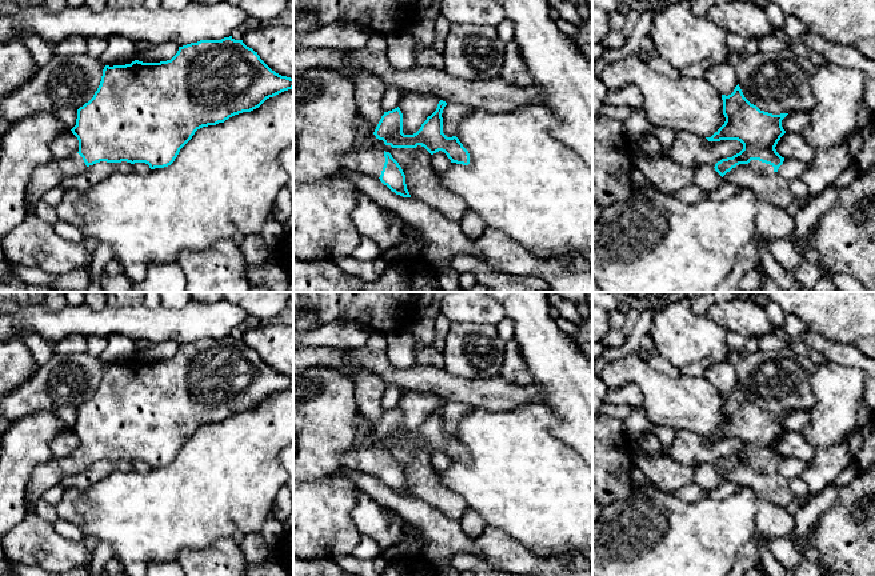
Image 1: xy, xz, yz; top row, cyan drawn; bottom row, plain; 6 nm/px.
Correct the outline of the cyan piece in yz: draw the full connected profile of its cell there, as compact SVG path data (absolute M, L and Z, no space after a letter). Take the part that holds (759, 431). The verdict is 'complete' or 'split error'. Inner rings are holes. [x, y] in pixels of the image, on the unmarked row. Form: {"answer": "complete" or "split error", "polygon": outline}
{"answer": "split error", "polygon": "M739 383L728 395L722 393L724 423L708 440L738 439L743 448L732 456L722 457L715 463L715 469L723 476L739 463L748 463L756 472L771 473L783 463L775 445L786 432L782 419L788 412L772 413L760 409L743 393Z"}

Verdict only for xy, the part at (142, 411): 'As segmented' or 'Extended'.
Extended

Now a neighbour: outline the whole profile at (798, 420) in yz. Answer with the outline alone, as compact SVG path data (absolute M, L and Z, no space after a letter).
M806 411L788 412L782 419L782 425L786 431L800 432L808 425L808 423L810 423L810 416L808 412Z

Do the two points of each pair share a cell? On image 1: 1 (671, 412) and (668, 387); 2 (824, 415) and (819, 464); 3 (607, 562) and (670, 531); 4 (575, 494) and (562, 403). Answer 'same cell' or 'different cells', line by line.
1: same cell
2: different cells
3: same cell
4: different cells

